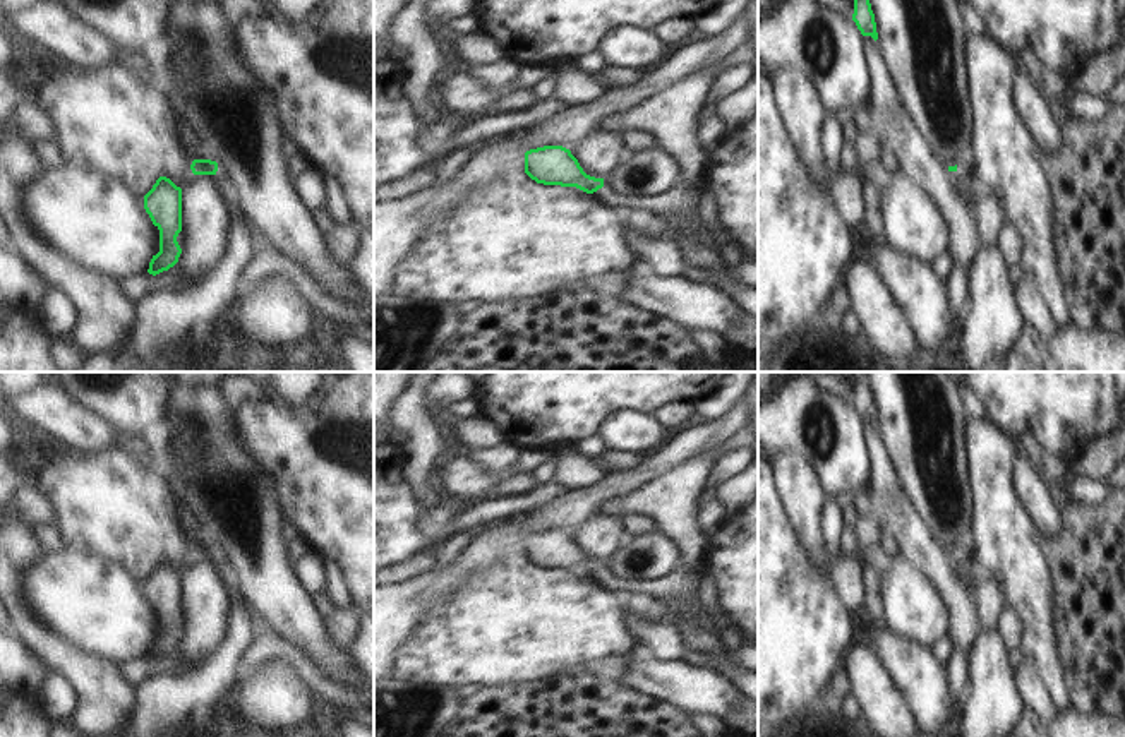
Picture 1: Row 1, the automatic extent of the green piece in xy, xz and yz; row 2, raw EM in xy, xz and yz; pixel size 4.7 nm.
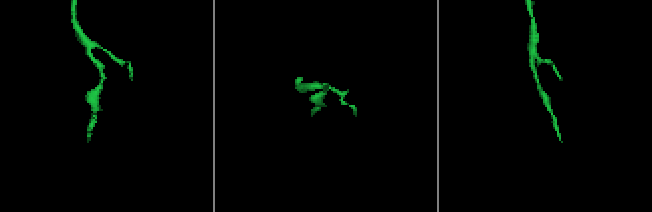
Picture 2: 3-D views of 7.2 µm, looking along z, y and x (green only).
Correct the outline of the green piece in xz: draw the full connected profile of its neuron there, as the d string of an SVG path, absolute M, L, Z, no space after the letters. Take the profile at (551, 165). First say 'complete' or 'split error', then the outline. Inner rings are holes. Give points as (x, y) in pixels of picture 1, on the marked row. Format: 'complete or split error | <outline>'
split error | M544 146L525 153L525 173L544 185L576 187L587 194L593 194L605 207L629 207L647 209L655 218L664 219L671 226L672 240L679 247L679 254L688 267L700 267L712 276L712 285L724 293L741 312L748 314L751 321L758 321L758 290L748 288L734 281L724 266L724 261L717 249L701 242L701 237L695 235L689 221L696 216L696 206L700 202L700 192L689 190L684 180L677 180L671 190L650 195L616 194L604 185L604 178L590 177L583 171L578 159L569 149L562 146Z

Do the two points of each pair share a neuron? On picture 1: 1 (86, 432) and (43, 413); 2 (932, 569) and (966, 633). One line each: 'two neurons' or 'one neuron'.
1: one neuron
2: one neuron

